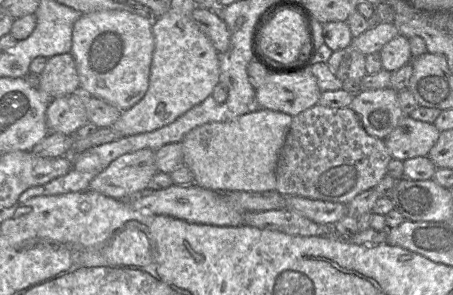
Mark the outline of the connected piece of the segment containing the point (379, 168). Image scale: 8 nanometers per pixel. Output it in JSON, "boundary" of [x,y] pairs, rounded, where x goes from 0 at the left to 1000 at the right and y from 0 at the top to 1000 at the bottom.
{"boundary":[[[698,353],[647,393],[609,573],[609,647],[625,664],[770,688],[854,593],[865,532],[845,471],[815,458],[773,366]]]}

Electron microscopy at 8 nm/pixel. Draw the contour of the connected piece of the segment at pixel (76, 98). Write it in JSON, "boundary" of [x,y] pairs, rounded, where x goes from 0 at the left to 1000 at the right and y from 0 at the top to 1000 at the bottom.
{"boundary":[[[183,312],[110,339],[102,373],[102,417],[110,447],[161,458],[194,414]]]}

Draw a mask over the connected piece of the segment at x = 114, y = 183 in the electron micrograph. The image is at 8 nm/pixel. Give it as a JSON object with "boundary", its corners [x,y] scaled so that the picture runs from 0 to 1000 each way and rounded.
{"boundary":[[[311,505],[247,546],[201,614],[194,644],[252,675],[272,675],[325,641],[347,583],[342,512]]]}

